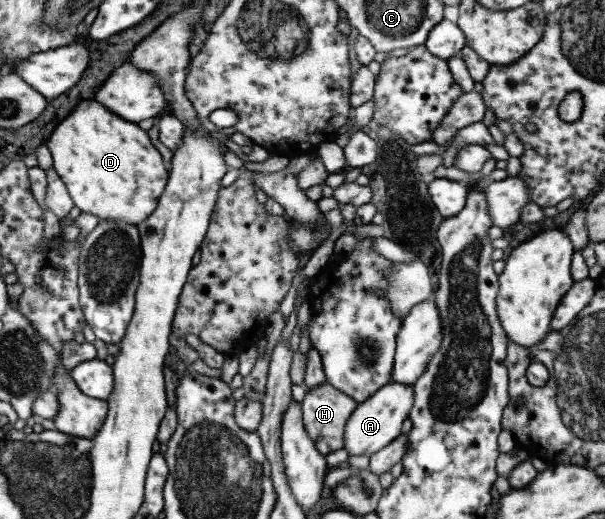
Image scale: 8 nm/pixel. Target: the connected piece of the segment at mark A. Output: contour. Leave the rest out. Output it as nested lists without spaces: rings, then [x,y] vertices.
[[[390,382],[377,389],[368,400],[359,403],[351,412],[345,423],[343,433],[343,449],[350,455],[373,455],[375,451],[383,449],[401,434],[403,420],[407,419],[413,404],[411,386]]]

